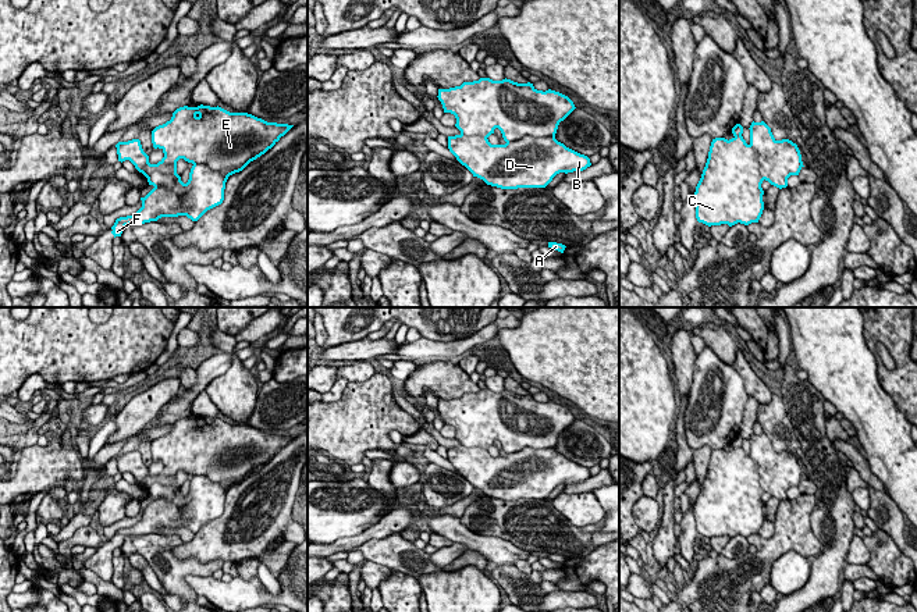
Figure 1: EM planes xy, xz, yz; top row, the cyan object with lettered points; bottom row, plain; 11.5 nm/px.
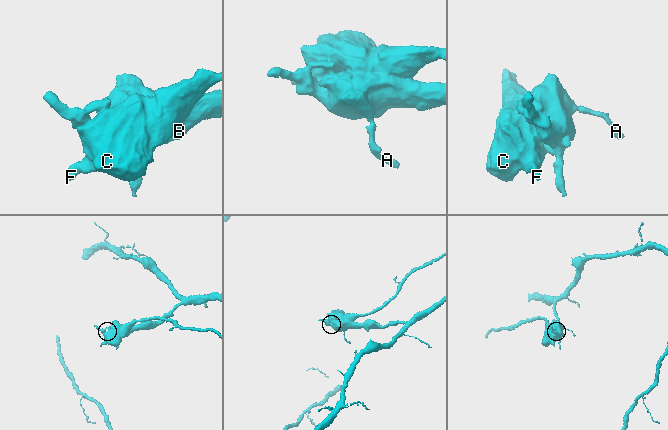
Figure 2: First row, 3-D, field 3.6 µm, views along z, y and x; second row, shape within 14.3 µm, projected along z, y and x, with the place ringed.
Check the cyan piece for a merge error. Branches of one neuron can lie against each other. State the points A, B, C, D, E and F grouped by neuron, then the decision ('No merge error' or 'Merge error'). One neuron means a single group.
Groups: A B D E / C F. Merge error

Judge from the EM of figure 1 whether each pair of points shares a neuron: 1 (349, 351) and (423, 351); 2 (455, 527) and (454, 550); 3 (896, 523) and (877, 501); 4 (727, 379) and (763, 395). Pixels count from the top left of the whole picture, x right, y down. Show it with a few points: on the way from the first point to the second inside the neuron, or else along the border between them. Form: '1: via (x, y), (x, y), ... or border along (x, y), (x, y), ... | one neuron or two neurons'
1: border along (402, 344), (394, 352) | two neurons
2: border along (454, 541), (462, 543), (469, 548) | two neurons
3: via (891, 518), (882, 506) | one neuron
4: border along (732, 366), (742, 379), (743, 388), (749, 395) | two neurons

